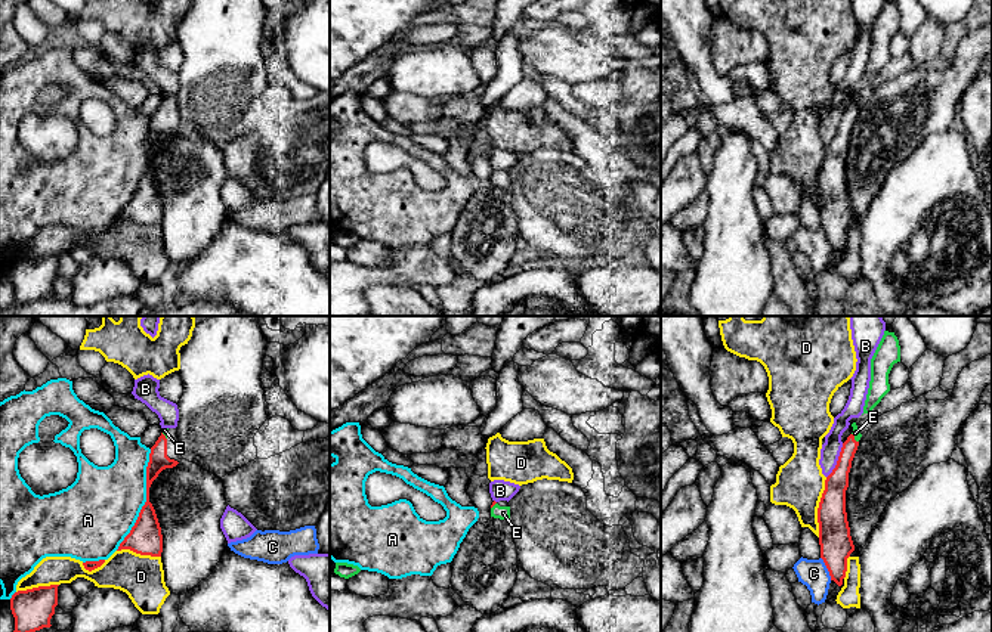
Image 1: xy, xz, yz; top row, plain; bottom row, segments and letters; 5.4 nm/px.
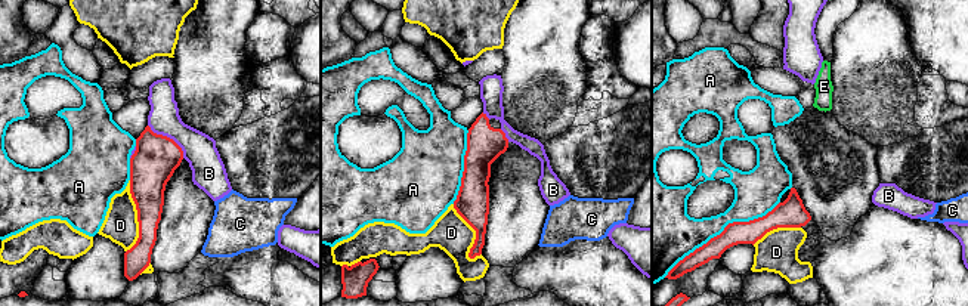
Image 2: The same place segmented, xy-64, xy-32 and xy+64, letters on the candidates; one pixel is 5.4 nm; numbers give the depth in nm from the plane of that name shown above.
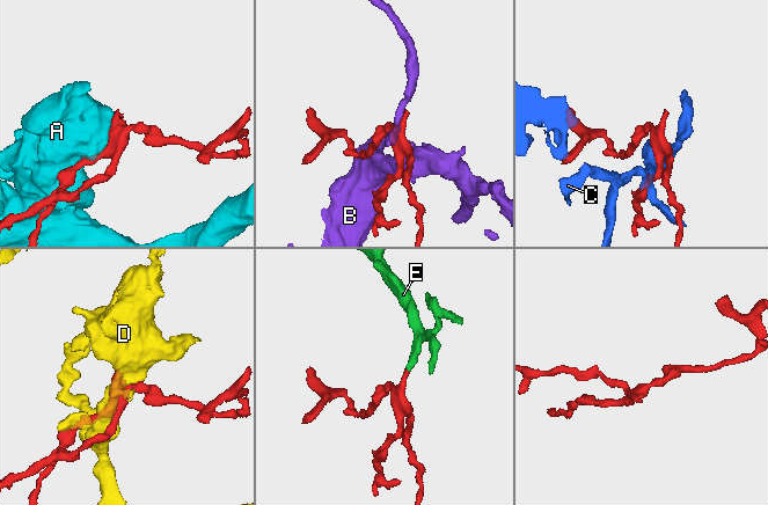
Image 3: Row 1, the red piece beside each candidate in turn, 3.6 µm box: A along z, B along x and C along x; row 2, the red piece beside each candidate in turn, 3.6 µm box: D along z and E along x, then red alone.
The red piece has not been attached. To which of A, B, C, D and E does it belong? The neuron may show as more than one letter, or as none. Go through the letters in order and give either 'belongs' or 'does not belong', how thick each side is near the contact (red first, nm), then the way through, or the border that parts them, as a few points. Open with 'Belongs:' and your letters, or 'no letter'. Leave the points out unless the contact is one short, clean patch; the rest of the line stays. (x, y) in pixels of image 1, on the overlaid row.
Belongs: E
A: does not belong; 180 nm thick on the red side, 400 nm on the other
B: does not belong; 140 nm thick on the red side, 110 nm on the other
C: does not belong; 180 nm thick on the red side, 160 nm on the other
D: does not belong; 180 nm thick on the red side, 260 nm on the other
E: belongs; 110 nm thick on the red side, 40 nm on the other; runs through yz (837, 480), (853, 437), (855, 433)

